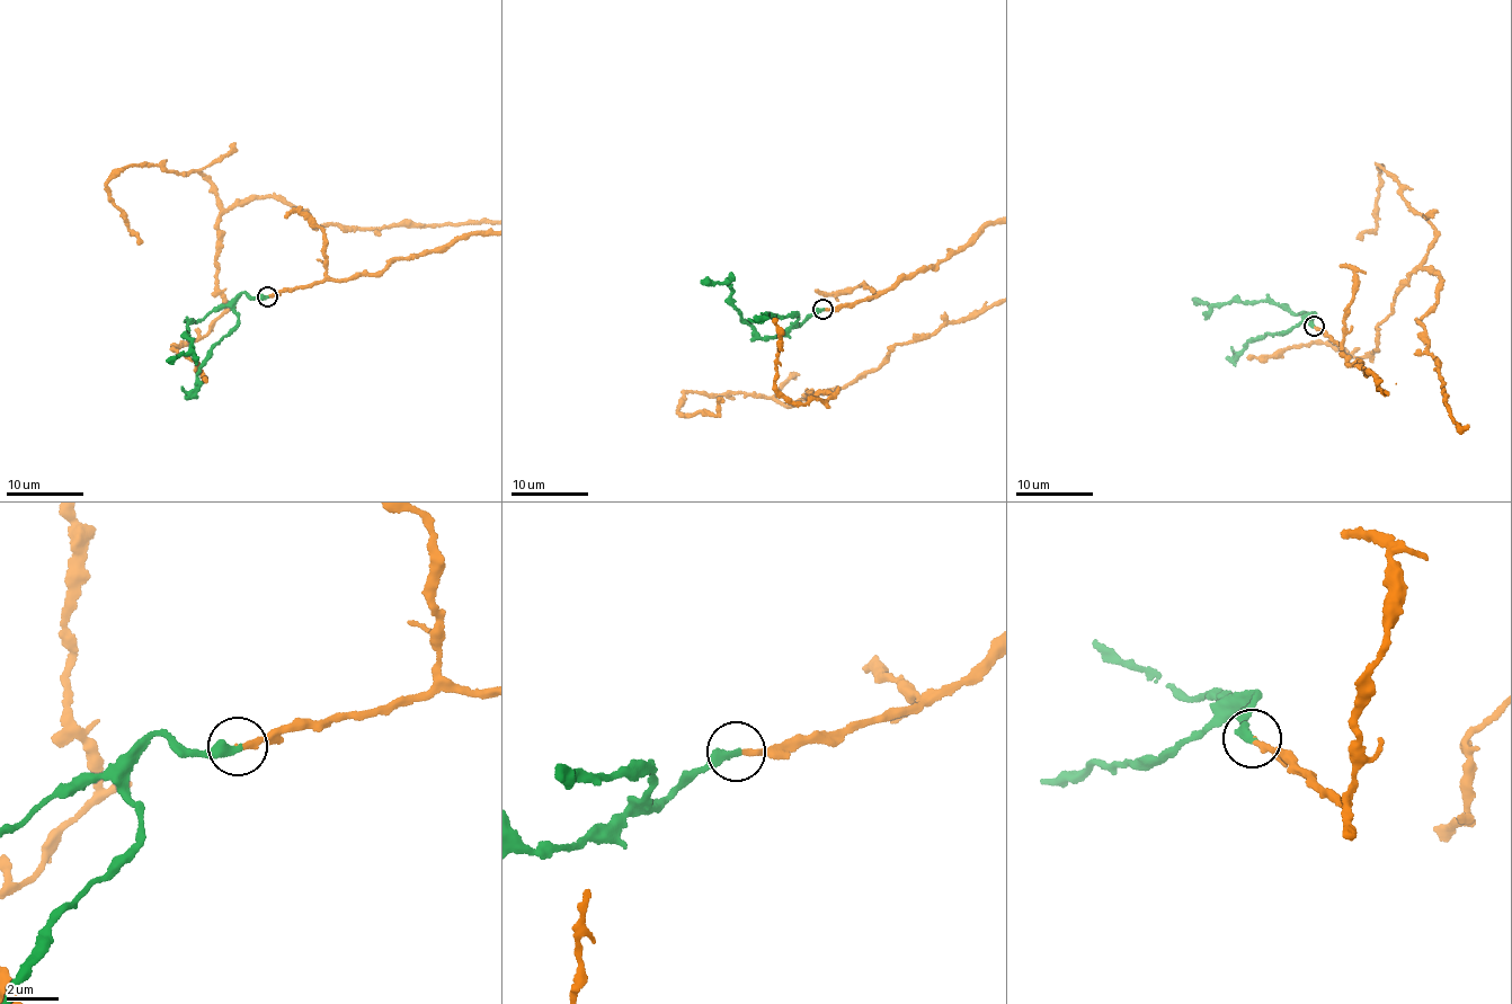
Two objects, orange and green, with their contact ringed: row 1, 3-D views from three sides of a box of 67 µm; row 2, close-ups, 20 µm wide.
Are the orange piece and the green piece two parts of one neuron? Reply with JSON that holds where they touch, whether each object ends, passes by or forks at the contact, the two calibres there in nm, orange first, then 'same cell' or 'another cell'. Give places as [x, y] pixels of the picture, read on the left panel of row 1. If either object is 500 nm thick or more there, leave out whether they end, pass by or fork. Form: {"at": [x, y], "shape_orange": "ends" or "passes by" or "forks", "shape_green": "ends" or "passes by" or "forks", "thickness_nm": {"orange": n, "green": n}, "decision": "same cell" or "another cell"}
{"at": [267, 296], "shape_orange": "ends", "shape_green": "ends", "thickness_nm": {"orange": 190, "green": 380}, "decision": "same cell"}

